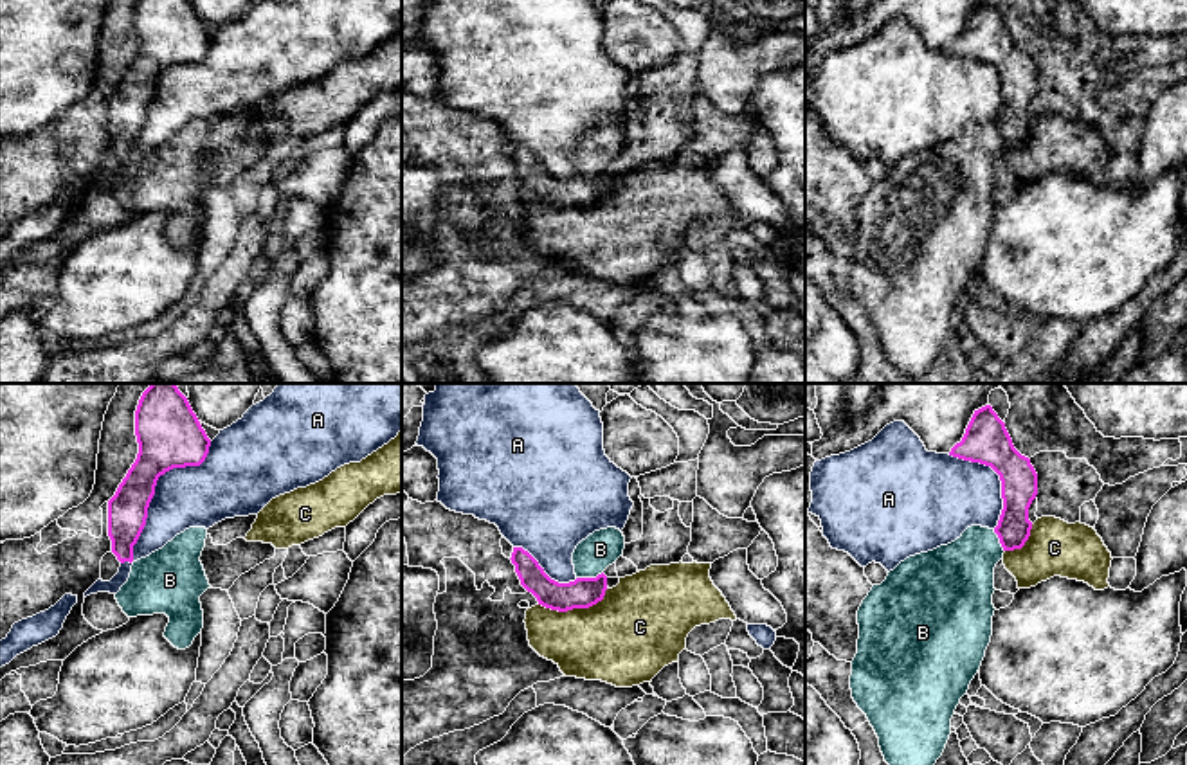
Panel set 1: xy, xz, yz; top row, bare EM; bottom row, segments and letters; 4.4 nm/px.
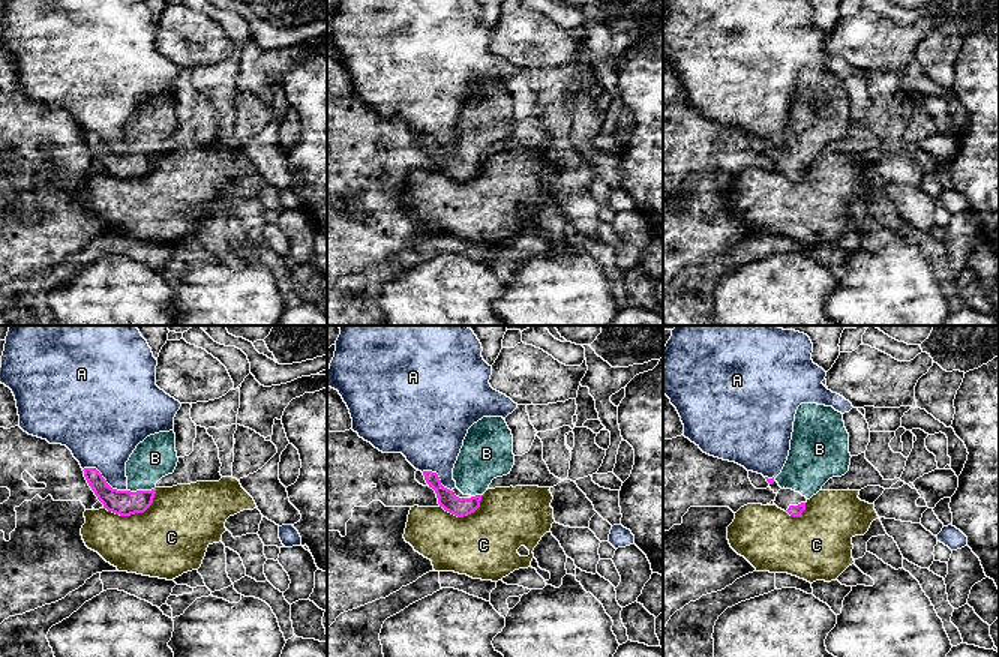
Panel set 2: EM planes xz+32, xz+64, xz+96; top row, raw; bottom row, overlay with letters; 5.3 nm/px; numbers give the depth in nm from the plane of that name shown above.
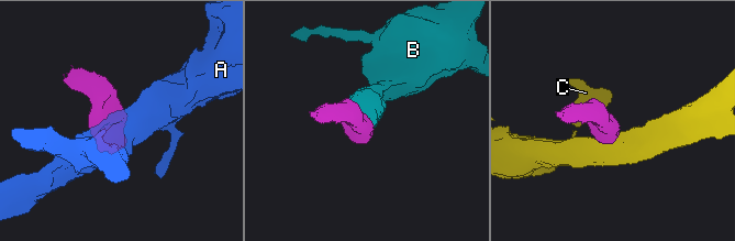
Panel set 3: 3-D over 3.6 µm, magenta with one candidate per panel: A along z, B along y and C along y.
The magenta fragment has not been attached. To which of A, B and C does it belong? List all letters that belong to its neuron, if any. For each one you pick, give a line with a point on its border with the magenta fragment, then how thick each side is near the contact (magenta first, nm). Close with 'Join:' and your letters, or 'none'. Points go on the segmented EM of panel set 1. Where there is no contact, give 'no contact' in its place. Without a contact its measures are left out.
B: xz (589, 578) | 140/160 nm
Join: B

